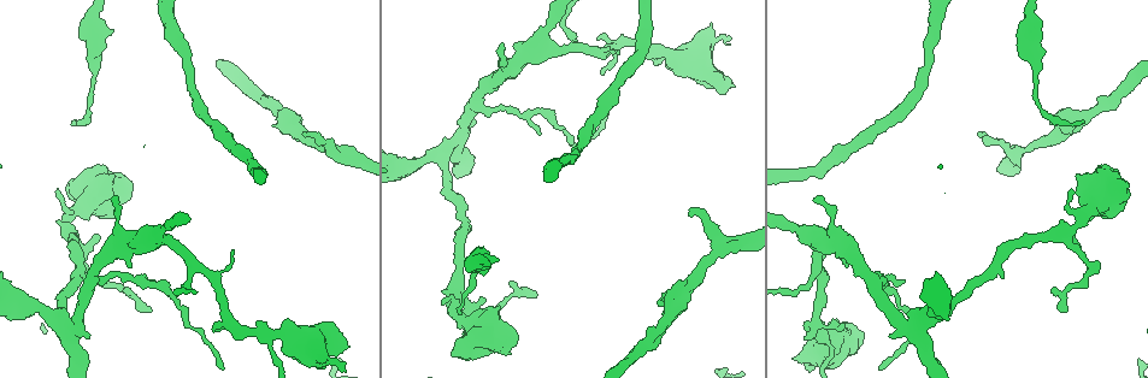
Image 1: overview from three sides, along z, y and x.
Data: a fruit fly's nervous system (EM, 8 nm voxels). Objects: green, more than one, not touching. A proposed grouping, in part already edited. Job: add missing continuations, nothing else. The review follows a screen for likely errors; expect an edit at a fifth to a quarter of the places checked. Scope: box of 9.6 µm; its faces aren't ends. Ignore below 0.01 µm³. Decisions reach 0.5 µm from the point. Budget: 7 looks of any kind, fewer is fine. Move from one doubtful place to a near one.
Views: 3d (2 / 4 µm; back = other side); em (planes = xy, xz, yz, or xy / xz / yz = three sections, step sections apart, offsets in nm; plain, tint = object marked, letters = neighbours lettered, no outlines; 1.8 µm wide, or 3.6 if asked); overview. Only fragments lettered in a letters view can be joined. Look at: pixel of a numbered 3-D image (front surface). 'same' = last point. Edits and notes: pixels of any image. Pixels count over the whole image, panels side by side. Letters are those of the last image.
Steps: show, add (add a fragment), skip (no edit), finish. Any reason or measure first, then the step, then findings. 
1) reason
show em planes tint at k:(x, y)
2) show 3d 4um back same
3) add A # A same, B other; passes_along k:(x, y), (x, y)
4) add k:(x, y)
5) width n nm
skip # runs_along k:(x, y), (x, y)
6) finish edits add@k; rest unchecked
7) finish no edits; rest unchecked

thin end
show em planes letters at 1:(984, 133)

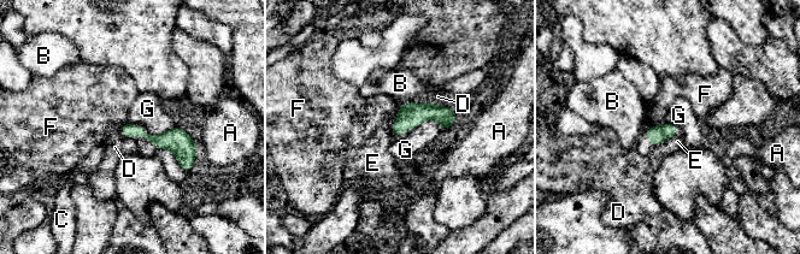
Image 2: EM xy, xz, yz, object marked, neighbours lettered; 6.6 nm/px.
longest_contact G 220 nm
skip # A other, B other, C other, D other, E other, F other, G other; border 2:(175, 126), (156, 135), (142, 128); none of them fits

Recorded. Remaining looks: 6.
thin end
show 3d 4um at 1:(618, 50)

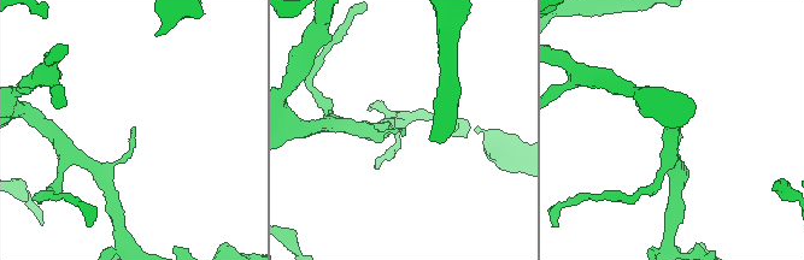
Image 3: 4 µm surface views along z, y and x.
show em planes plain at 3:(403, 131)

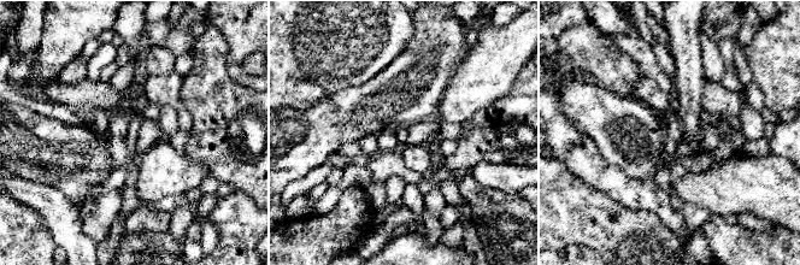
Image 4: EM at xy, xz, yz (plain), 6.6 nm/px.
see the neighbours
show em planes letters same

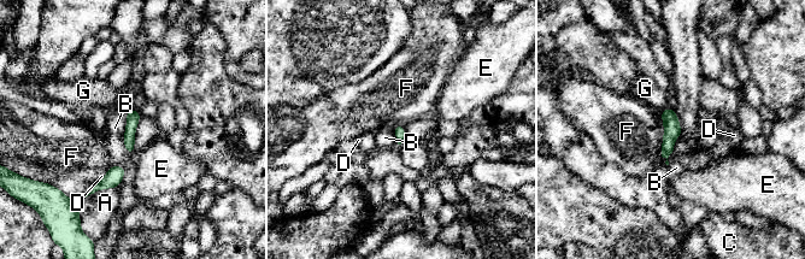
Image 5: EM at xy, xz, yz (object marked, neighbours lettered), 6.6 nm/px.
skip # A other, B other, C other, D other, E other, F other, G other; runs_along 5:(669, 111), (669, 141), (665, 154); no lettered fragment goes on from it

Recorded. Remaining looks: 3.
calibre changes
show 3d 4um back at 1:(96, 56)

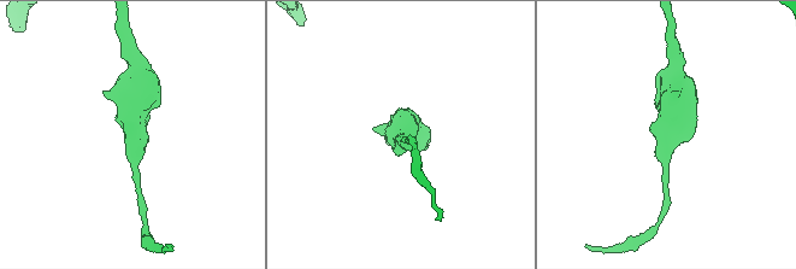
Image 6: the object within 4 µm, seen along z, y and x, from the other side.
now the EM
show em xz step 16 tint at 6:(136, 136)

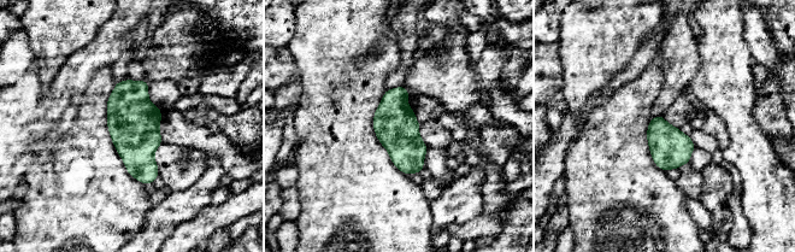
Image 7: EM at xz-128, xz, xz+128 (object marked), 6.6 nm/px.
show em planes letters same

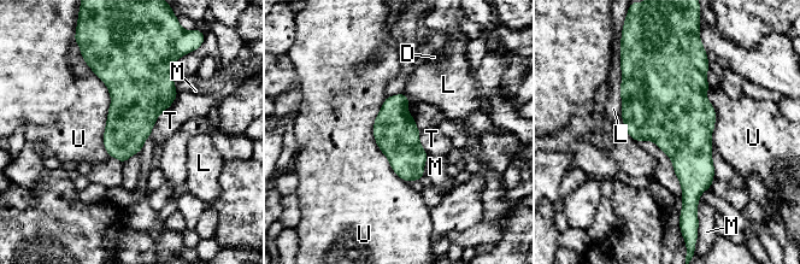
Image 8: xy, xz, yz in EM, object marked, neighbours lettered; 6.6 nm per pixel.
longest_contact U 600 nm
skip # D other, L other, M other, T other, U other; border 8:(178, 93), (158, 116), (148, 135); no lettered fragment goes on from it

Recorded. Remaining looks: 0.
finish no edits; rest unchecked

